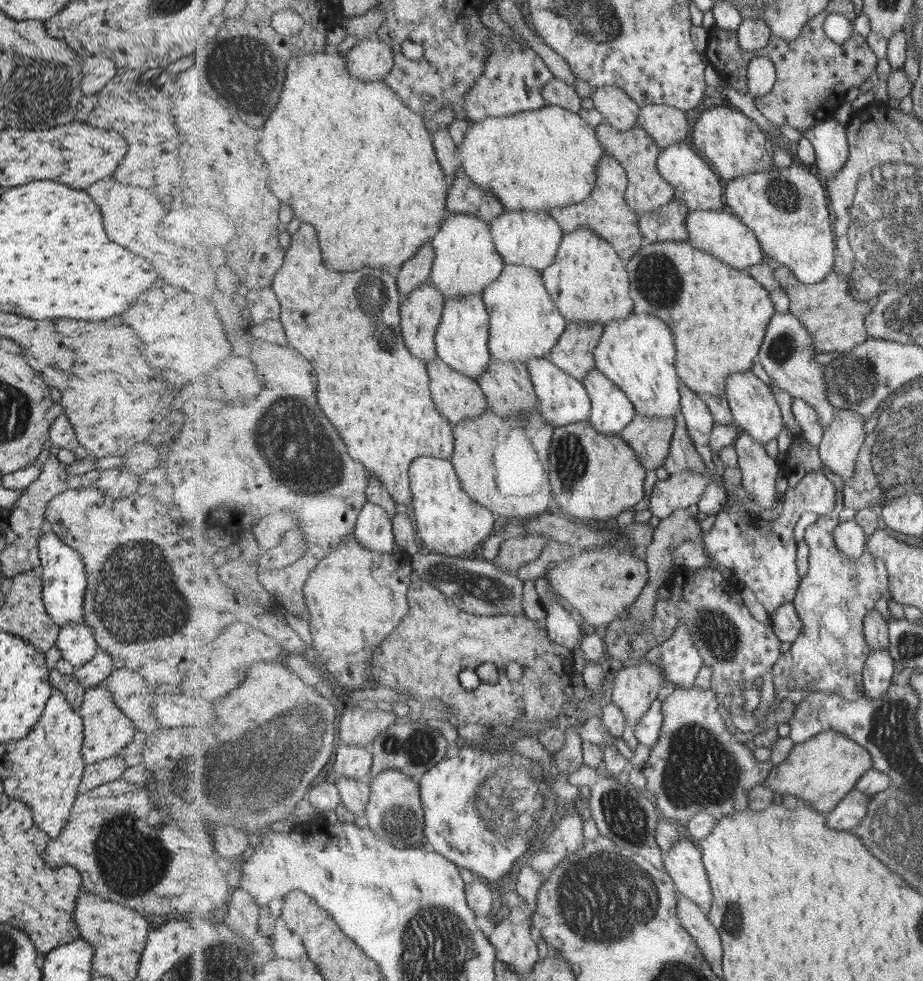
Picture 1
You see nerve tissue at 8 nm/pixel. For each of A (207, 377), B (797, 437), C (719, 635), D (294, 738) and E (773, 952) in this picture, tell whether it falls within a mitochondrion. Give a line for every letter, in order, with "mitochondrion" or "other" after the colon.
A: other
B: other
C: mitochondrion
D: mitochondrion
E: other

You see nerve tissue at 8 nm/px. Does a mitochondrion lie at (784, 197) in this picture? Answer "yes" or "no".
yes

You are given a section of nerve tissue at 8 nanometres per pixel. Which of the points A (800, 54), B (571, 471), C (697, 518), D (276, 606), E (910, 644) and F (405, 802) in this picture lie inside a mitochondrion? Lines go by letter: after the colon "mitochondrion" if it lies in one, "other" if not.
A: other
B: mitochondrion
C: other
D: other
E: mitochondrion
F: mitochondrion

